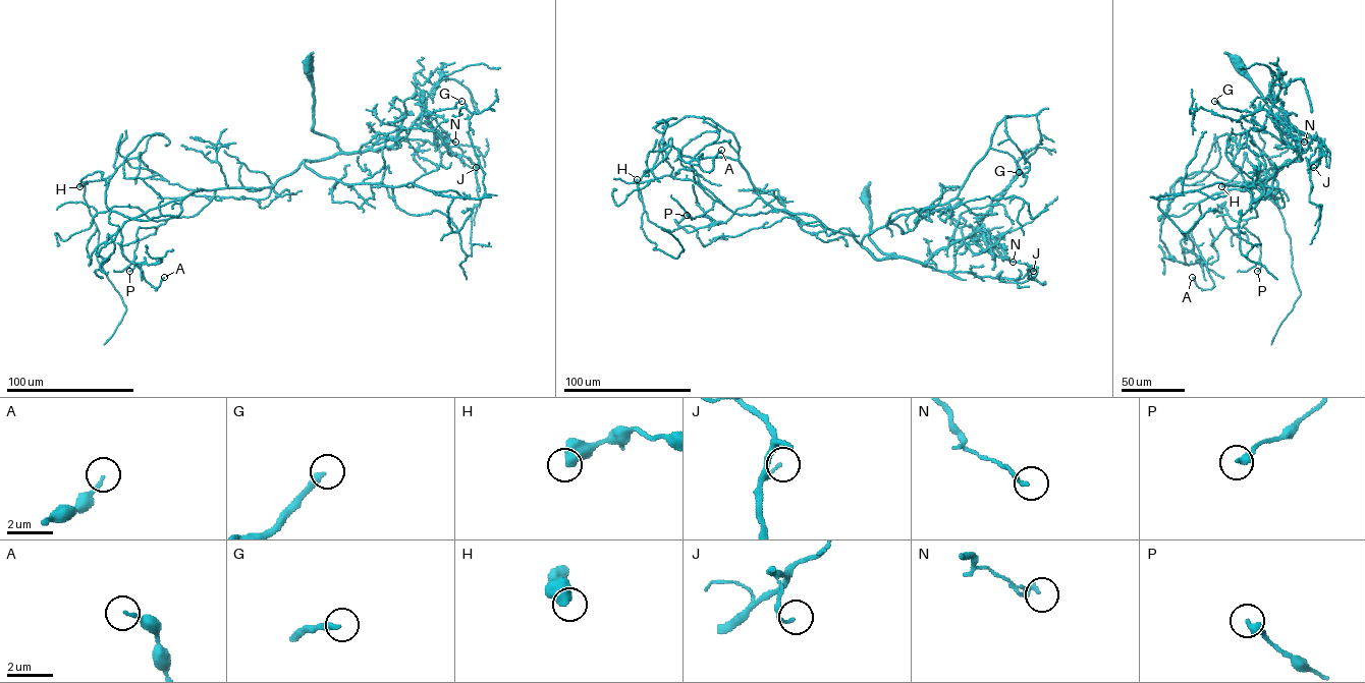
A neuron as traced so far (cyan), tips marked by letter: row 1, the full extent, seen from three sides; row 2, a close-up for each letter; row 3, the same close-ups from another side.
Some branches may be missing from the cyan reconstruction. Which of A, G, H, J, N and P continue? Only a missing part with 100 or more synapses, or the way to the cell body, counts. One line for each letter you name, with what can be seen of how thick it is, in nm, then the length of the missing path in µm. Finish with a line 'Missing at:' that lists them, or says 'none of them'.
Missing at: none of them

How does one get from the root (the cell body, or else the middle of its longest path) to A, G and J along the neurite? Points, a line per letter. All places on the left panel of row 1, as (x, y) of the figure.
A: (306, 65), (312, 128), (340, 152), (271, 186), (199, 189), (126, 221), (122, 254), (156, 290), (164, 277)
G: (306, 65), (313, 88), (312, 128), (333, 138), (344, 152), (391, 147), (424, 109), (454, 108), (461, 101)
J: (306, 65), (312, 128), (343, 152), (364, 152), (385, 137), (420, 139), (445, 146), (476, 167)

